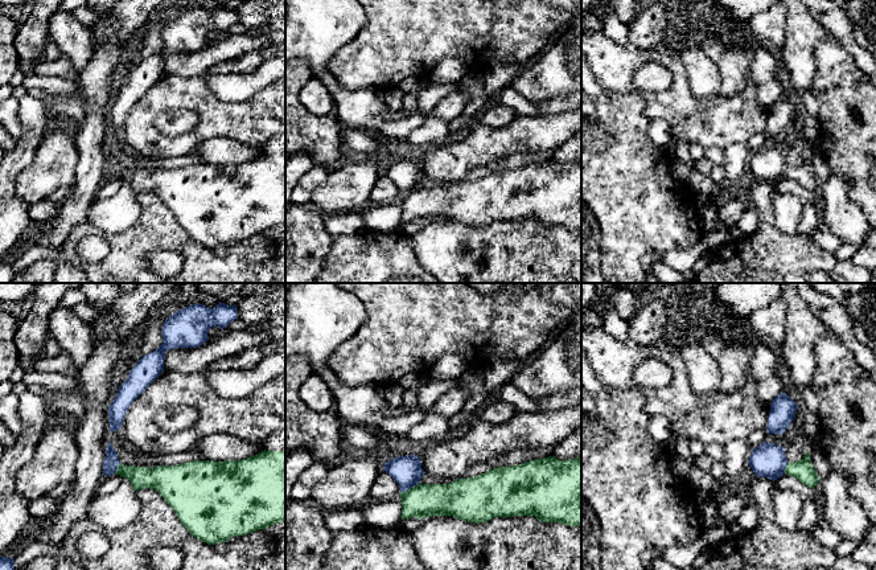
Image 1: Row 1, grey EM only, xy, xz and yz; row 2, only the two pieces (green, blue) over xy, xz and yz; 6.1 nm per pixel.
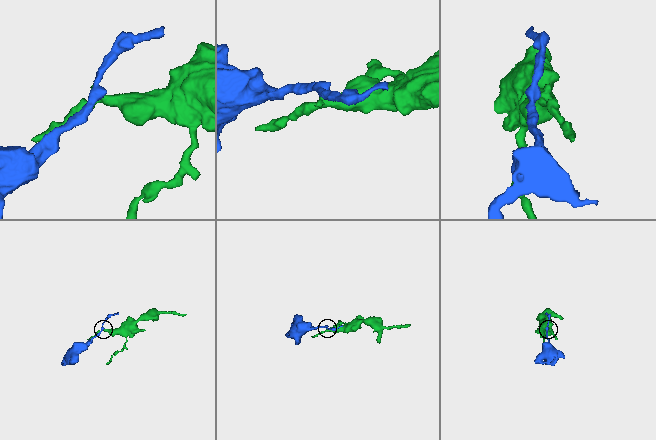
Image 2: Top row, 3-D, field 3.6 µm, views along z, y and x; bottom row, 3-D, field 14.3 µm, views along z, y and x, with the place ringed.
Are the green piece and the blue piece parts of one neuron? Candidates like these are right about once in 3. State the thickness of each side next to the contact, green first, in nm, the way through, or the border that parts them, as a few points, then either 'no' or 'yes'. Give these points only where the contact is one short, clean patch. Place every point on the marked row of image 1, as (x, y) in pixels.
200/180 nm | along xz (418, 483), (402, 492) | no

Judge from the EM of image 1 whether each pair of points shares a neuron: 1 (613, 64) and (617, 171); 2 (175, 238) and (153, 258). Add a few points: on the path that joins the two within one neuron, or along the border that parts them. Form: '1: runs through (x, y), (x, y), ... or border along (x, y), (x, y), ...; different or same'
1: border along (595, 74), (611, 90), (633, 91); different
2: border along (146, 255), (175, 250), (182, 267); different

